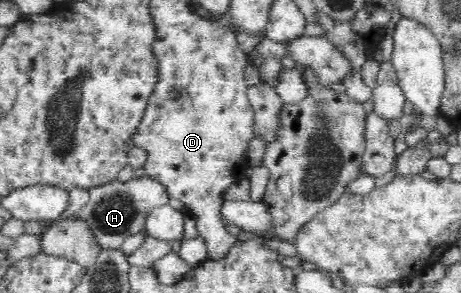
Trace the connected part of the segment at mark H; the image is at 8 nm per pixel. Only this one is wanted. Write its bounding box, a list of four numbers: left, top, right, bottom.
[72,174,173,249]

